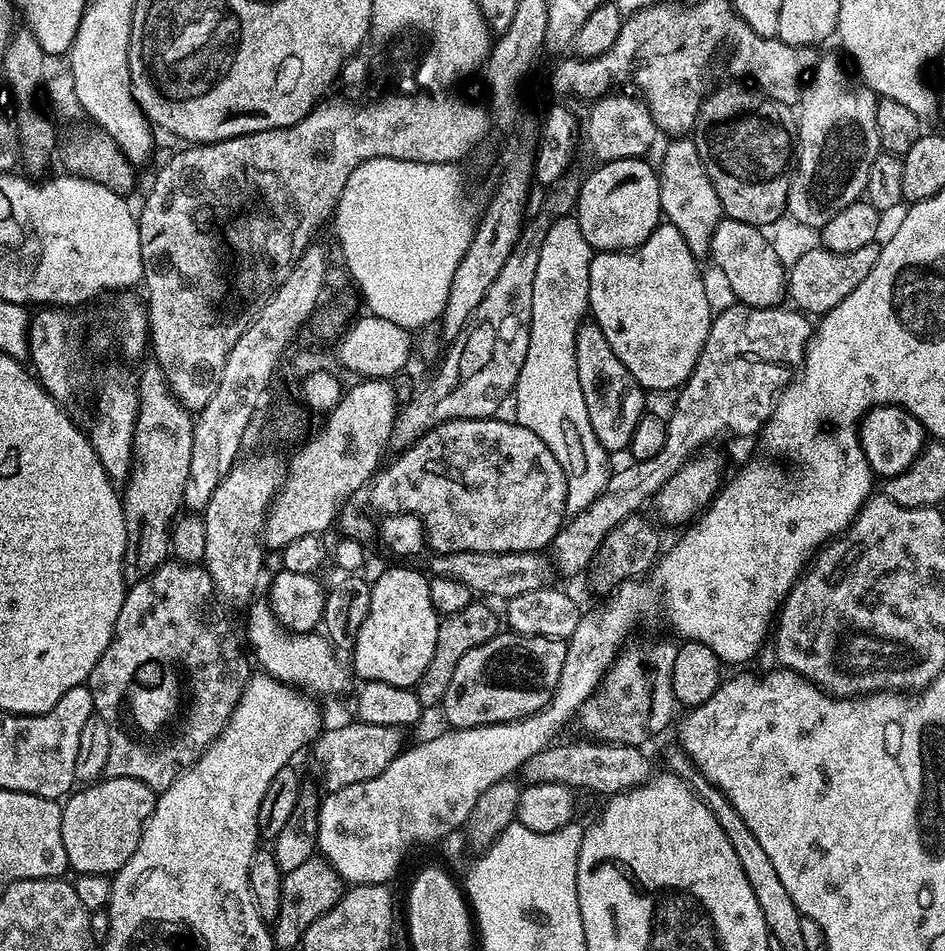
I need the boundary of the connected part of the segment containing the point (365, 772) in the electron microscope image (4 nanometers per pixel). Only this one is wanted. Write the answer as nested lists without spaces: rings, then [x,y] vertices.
[[[355,723],[340,724],[337,728],[325,727],[311,745],[310,753],[316,759],[320,780],[328,792],[336,792],[339,788],[378,778],[378,774],[382,774],[382,770],[386,770],[386,766],[390,766],[390,762],[394,762],[394,758],[405,747],[405,733],[399,728]]]

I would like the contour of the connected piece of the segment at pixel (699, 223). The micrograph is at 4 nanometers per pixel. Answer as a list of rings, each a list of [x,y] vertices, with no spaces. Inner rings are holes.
[[[676,138],[664,152],[658,163],[660,178],[660,210],[663,219],[686,238],[686,246],[690,246],[692,255],[697,258],[709,255],[708,243],[712,240],[712,231],[722,218],[720,199],[704,169],[702,158],[698,154],[696,140],[692,138]]]

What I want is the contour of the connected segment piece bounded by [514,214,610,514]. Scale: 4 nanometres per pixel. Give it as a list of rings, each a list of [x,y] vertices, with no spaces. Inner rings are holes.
[[[575,215],[560,217],[550,226],[534,277],[533,310],[528,323],[529,349],[514,389],[515,423],[526,426],[526,430],[534,430],[534,434],[546,442],[554,458],[558,458],[566,474],[566,509],[572,514],[586,510],[594,498],[606,491],[610,475],[610,453],[598,442],[590,426],[576,361],[571,358],[556,360],[556,344],[572,345],[588,312],[593,255],[594,249],[582,238]]]

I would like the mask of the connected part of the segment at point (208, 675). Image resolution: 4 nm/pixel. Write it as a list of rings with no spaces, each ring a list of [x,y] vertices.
[[[175,558],[159,564],[150,575],[131,585],[125,591],[122,610],[116,619],[116,631],[113,638],[87,678],[87,683],[92,686],[97,686],[96,684],[120,684],[120,701],[109,712],[106,712],[106,719],[110,725],[110,758],[106,769],[108,776],[134,778],[153,790],[169,788],[220,737],[222,730],[228,725],[228,720],[234,714],[234,710],[244,693],[244,687],[250,679],[248,660],[244,657],[243,650],[240,649],[240,642],[242,646],[241,637],[236,637],[236,632],[232,629],[232,624],[228,621],[223,607],[225,608],[225,605],[217,593],[207,568],[200,564],[182,564]]]

